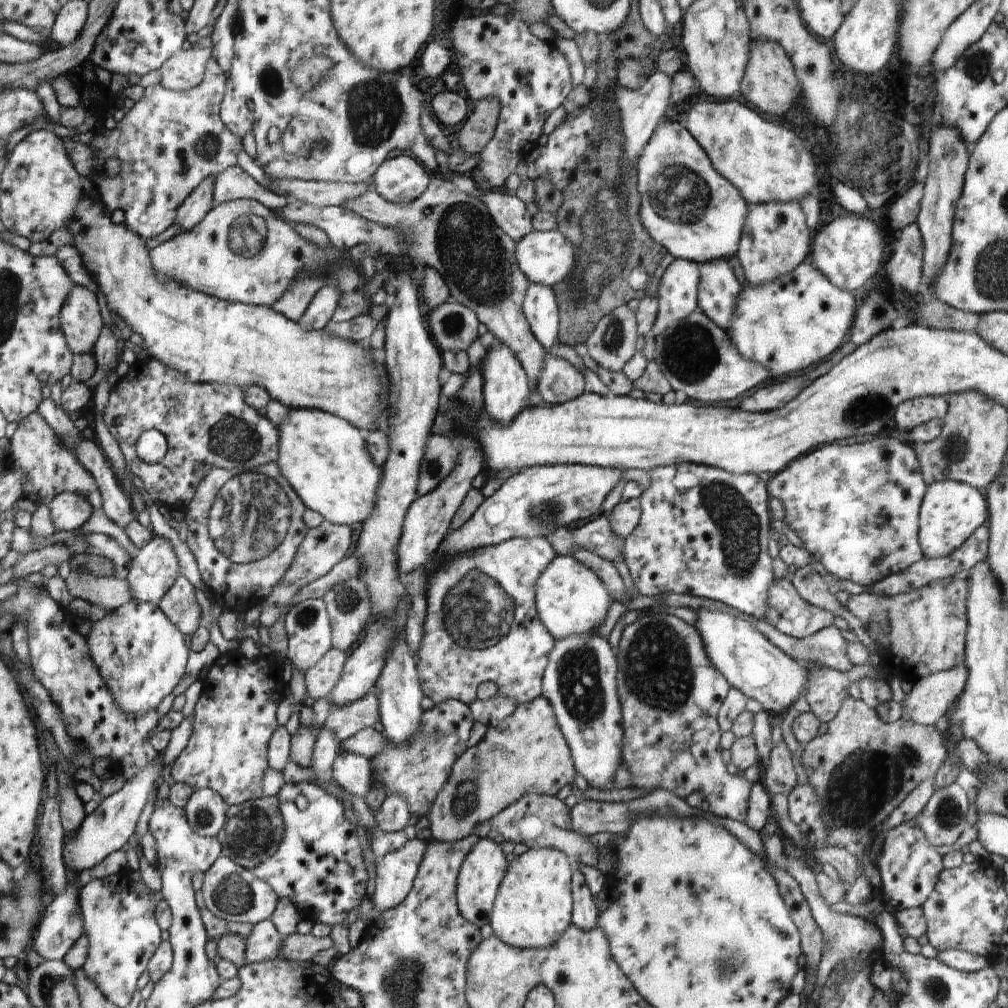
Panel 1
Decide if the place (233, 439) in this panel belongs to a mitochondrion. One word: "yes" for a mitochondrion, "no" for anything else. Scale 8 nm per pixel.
yes

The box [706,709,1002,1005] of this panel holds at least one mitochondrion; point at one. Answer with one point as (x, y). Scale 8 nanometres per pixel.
(862, 783)

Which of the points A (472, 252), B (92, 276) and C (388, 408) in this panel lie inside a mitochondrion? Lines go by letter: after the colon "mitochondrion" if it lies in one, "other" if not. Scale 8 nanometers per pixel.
A: mitochondrion
B: other
C: other

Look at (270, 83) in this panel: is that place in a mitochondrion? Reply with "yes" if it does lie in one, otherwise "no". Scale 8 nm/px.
yes

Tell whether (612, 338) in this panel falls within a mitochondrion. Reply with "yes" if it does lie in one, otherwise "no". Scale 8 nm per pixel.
yes

